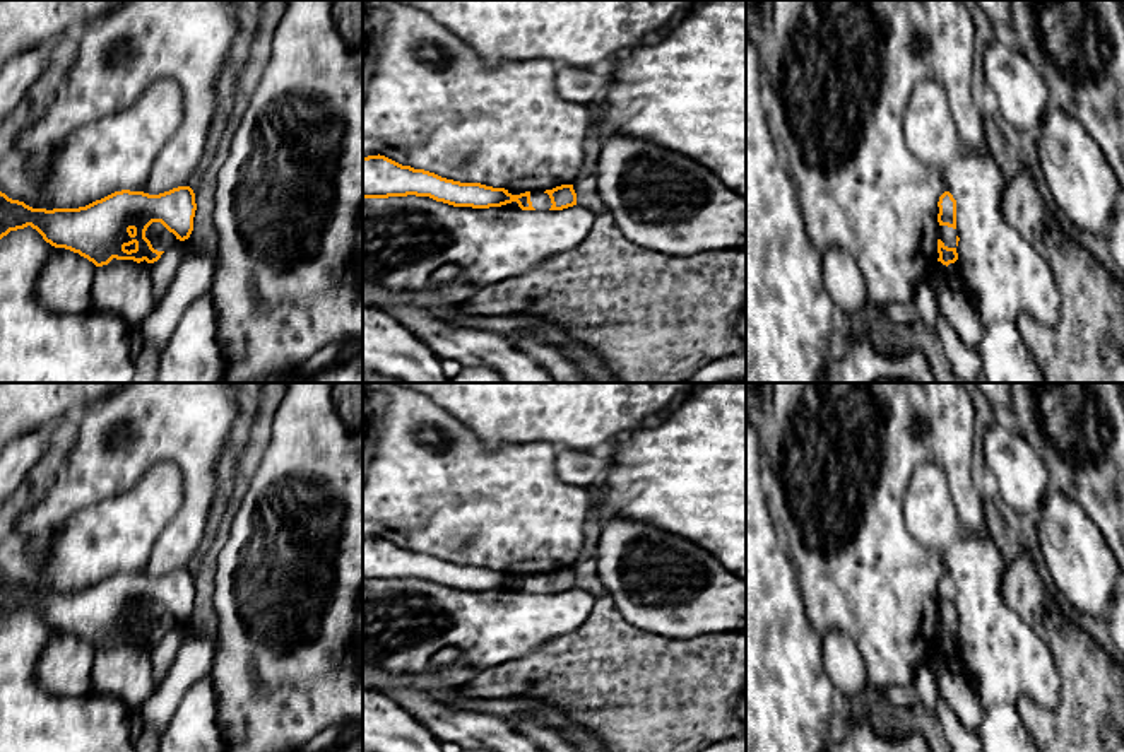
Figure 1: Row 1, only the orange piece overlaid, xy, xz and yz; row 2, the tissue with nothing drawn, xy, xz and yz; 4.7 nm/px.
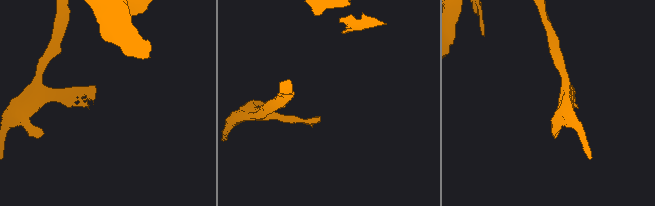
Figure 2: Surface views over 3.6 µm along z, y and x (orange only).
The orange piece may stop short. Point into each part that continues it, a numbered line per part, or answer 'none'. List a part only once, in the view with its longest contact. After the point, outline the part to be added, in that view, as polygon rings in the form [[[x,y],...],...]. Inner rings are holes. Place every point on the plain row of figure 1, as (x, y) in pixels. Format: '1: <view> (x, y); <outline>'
none

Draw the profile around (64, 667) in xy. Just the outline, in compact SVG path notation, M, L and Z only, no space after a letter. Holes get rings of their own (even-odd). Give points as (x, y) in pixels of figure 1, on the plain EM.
M55 631L36 663L38 685L62 697L84 697L91 692L91 670L96 648L65 631Z

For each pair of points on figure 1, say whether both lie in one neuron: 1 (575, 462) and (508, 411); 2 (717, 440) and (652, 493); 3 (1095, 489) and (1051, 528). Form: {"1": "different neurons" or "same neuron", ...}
{"1": "different neurons", "2": "same neuron", "3": "different neurons"}

